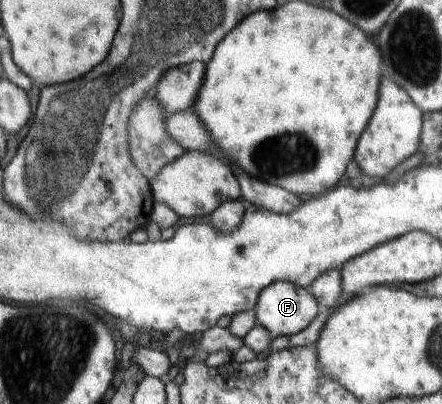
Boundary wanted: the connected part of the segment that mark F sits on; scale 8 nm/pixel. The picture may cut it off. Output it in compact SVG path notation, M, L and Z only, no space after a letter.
M277 281L270 284L259 293L259 299L253 309L256 323L265 327L271 338L288 336L300 333L306 329L310 322L318 315L319 306L317 298L309 289L292 285L290 282Z

